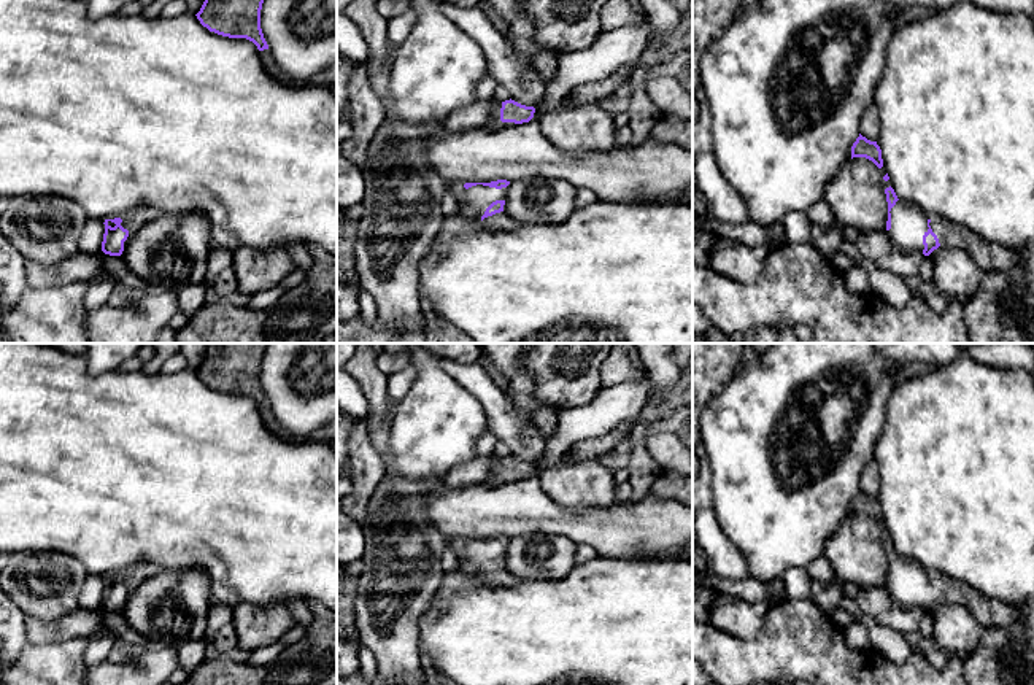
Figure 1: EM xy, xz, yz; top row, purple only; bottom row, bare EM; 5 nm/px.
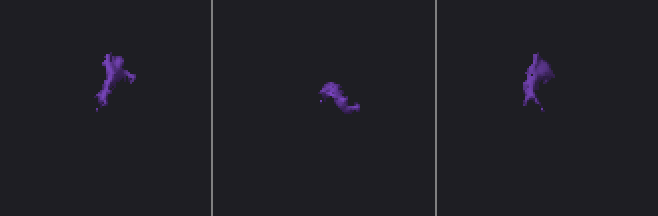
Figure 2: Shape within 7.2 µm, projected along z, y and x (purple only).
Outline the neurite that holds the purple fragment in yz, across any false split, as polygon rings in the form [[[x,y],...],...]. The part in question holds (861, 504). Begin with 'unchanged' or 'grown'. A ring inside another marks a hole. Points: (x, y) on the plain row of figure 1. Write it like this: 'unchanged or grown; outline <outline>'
unchanged; outline [[[861,490],[851,502],[851,515],[853,513],[866,513],[872,517],[878,524],[883,523],[882,505],[877,497],[870,497]]]

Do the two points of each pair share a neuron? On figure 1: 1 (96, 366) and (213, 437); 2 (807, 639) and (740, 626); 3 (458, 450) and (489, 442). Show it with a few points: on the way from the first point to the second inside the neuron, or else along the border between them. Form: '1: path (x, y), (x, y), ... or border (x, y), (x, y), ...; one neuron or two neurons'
1: border (84, 359), (86, 369), (92, 375), (116, 369); two neurons
2: border (769, 606), (763, 626), (750, 638), (720, 630); two neurons
3: border (486, 431), (477, 442), (477, 455); two neurons

